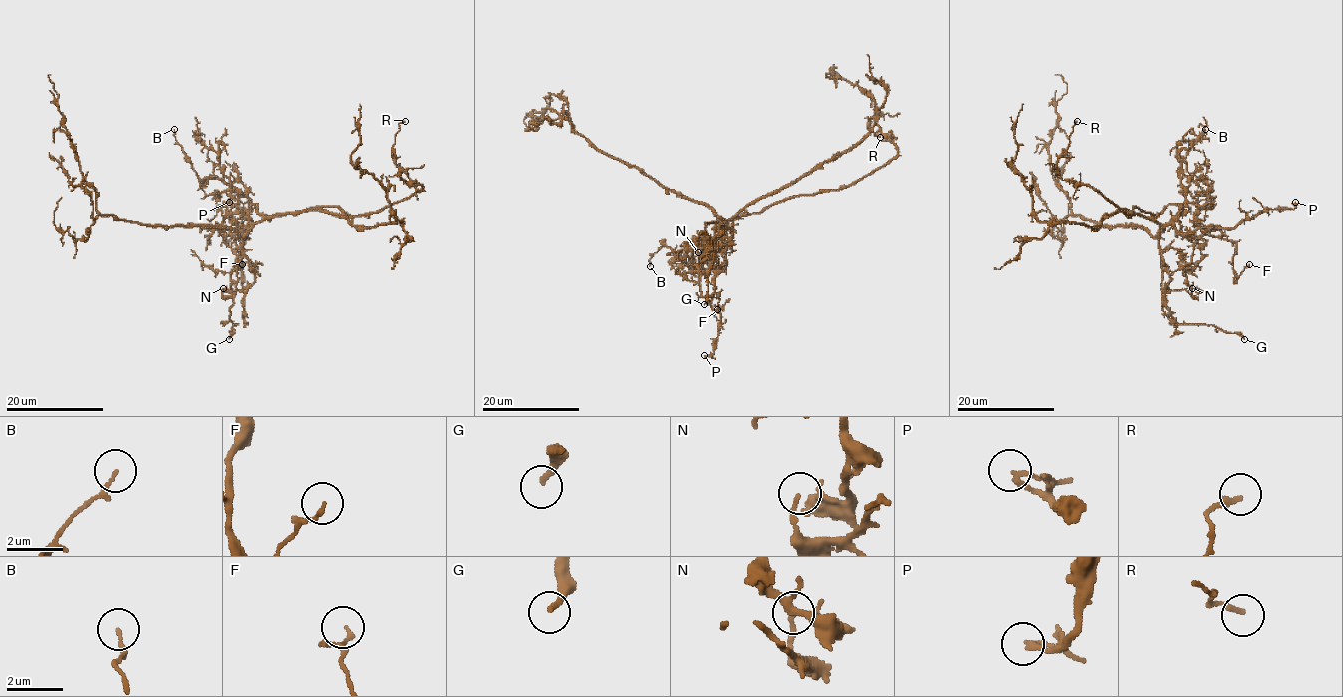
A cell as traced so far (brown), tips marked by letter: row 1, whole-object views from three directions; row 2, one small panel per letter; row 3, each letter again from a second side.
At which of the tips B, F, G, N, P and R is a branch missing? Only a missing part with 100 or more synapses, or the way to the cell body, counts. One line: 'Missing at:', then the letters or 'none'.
Missing at: G

